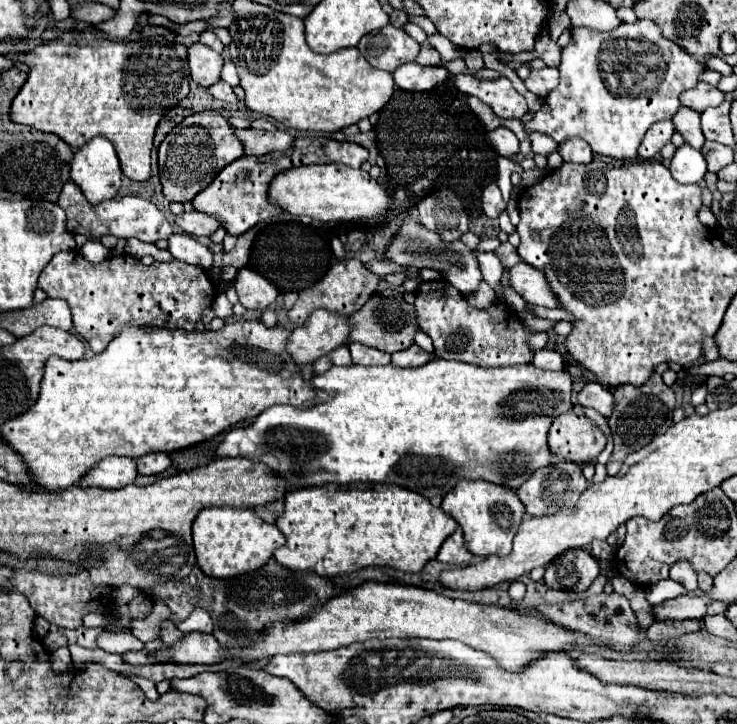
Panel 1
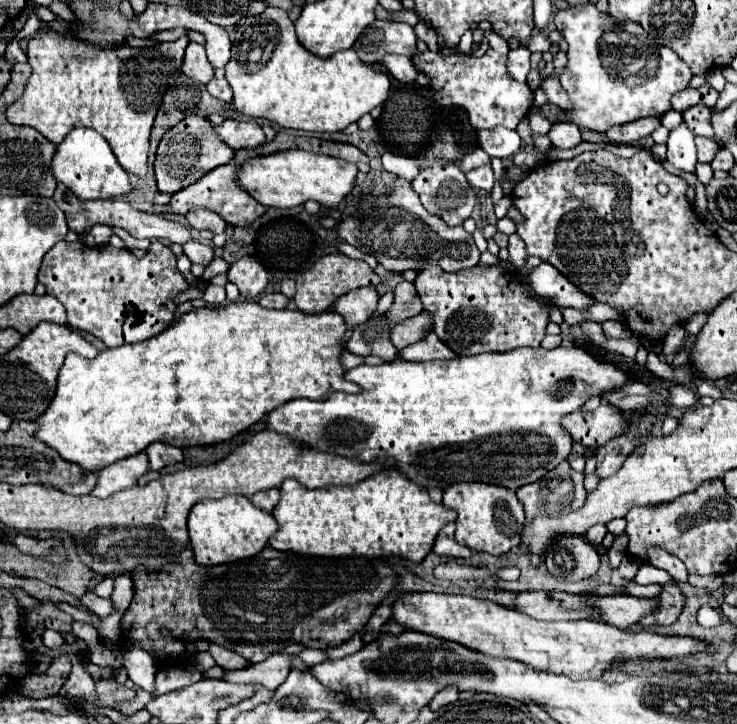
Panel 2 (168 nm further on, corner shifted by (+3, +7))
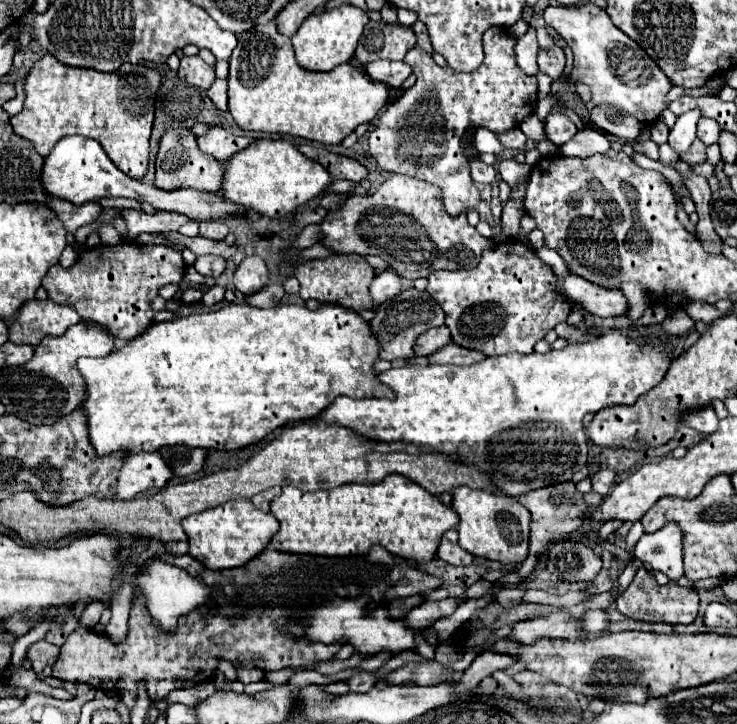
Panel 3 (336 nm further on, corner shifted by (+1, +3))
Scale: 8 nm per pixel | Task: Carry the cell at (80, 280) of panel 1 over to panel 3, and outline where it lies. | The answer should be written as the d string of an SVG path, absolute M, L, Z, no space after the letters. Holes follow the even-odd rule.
M121 242L117 246L95 246L81 252L73 268L65 270L59 264L51 266L43 288L57 304L73 304L83 320L93 320L105 326L115 338L131 340L143 334L153 318L151 300L157 290L171 282L181 282L185 262L179 250L167 246L139 246L135 242Z

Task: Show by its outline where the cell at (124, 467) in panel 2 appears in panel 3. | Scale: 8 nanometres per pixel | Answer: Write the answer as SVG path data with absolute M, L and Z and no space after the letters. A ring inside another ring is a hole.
M159 452L129 454L117 482L117 498L131 500L139 492L151 488L163 488L173 478L171 468L165 464Z

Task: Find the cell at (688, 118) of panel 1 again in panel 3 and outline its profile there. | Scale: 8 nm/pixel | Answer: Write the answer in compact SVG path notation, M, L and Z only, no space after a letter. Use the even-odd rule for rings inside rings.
M703 116L699 120L699 126L697 126L697 138L703 142L703 144L717 144L717 138L719 138L719 132L721 132L721 126L713 120L713 118L707 118Z

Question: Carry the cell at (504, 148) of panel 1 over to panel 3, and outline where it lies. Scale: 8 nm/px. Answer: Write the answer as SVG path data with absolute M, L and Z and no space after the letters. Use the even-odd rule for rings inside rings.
M479 126L475 132L475 146L479 152L493 152L493 154L503 152L503 146L497 140L497 136L489 128L483 128L483 126Z

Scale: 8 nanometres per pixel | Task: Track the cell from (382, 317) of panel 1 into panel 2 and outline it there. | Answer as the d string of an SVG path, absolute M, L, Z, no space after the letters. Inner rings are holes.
M413 316L393 326L391 330L391 342L397 350L421 340L425 336L425 328L431 328L431 316Z

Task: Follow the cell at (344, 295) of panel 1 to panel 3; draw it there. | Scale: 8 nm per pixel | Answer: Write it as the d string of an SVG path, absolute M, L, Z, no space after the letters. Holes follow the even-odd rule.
M347 254L347 256L327 256L321 260L311 260L303 262L295 268L295 278L301 284L299 296L303 300L317 300L325 304L341 304L347 306L355 312L371 310L373 308L373 298L369 294L369 286L375 278L375 270L369 266L369 262L363 256L357 254Z

